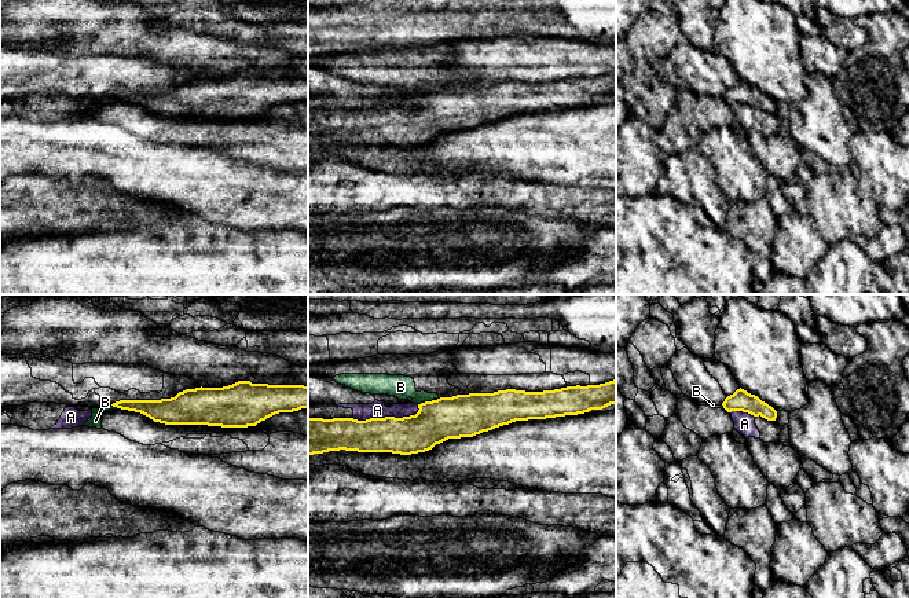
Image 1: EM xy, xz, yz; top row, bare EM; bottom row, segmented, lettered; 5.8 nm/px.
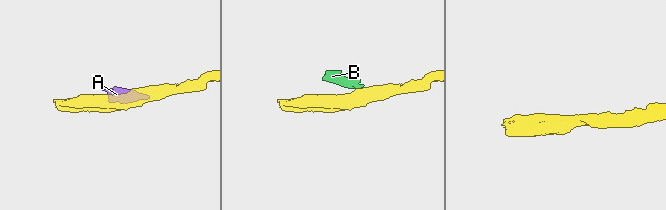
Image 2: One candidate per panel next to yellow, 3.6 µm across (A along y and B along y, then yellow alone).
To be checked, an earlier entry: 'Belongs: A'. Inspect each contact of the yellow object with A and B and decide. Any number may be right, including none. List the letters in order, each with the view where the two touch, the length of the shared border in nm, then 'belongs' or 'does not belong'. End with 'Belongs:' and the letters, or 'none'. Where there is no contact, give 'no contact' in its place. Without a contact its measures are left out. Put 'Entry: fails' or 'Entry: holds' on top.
Entry: fails
A: xz | 400 nm | does not belong
B: xz | 90 nm | does not belong
Belongs: none

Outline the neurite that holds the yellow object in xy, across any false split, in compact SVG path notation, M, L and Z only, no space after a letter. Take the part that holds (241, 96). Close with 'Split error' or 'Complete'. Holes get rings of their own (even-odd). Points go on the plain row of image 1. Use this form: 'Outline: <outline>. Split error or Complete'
Outline: M238 73L223 80L186 81L171 91L120 92L111 98L165 117L248 120L279 104L308 100L308 78Z. Complete

